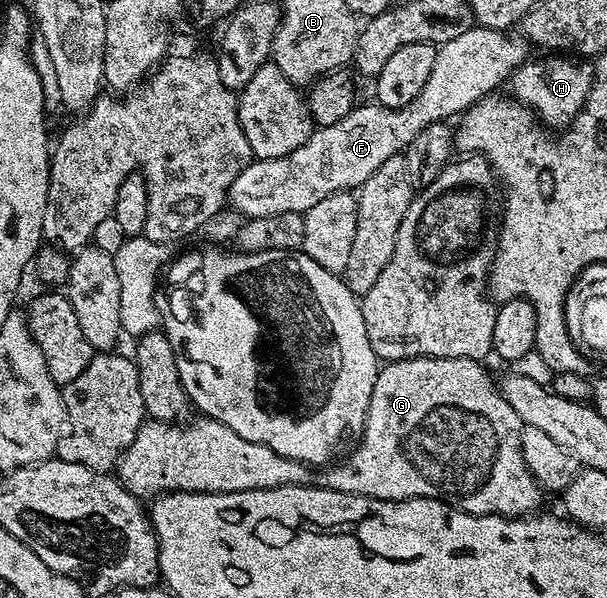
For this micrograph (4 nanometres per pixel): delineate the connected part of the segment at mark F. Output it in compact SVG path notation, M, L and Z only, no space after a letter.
M473 26L466 33L460 34L458 38L452 38L451 41L438 48L436 63L432 66L432 74L428 74L428 82L424 82L424 90L420 90L420 94L416 94L416 98L412 98L412 102L408 102L408 106L385 108L384 105L377 102L359 103L335 125L317 127L308 142L304 146L298 147L292 154L280 159L251 161L251 164L237 176L230 187L228 200L231 207L249 219L292 212L305 214L308 209L328 195L336 195L338 192L349 193L351 190L361 188L363 182L372 178L372 174L376 174L376 170L380 170L380 166L384 166L384 162L388 162L388 158L405 153L412 138L416 138L416 134L420 134L420 130L424 130L424 126L449 121L451 119L449 116L461 117L466 109L473 106L477 100L497 93L501 89L498 87L501 84L503 87L513 76L515 70L521 64L527 63L527 41L517 35L515 35L516 37L510 35L514 34Z

